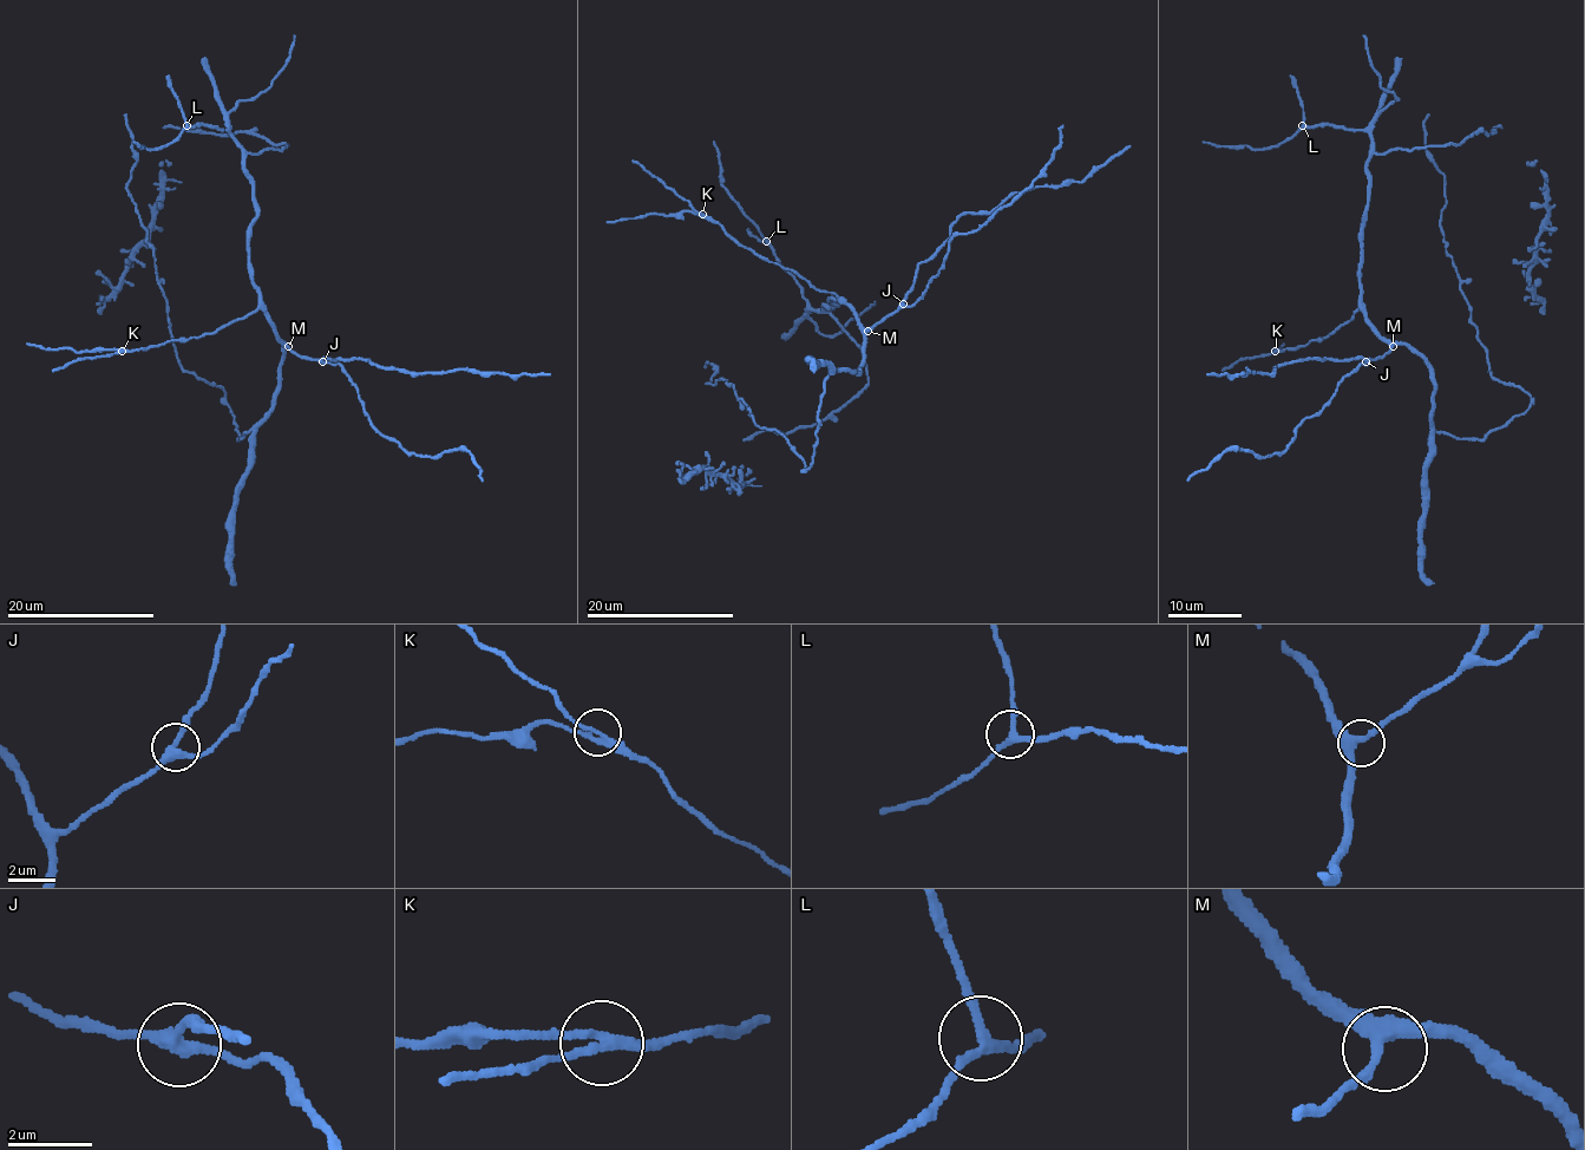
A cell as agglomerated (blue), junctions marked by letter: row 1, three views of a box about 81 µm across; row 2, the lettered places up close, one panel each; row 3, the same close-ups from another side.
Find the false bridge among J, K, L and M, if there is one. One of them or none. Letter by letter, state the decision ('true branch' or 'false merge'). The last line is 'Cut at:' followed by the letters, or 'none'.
J: true branch
K: true branch
L: true branch
M: true branch
Cut at: none

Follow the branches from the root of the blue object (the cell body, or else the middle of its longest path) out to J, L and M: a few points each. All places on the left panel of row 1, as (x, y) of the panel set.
J: (269, 320), (275, 333), (292, 350), (322, 361)
L: (269, 320), (249, 262), (249, 224), (256, 215), (256, 201), (243, 151), (223, 129), (187, 125)
M: (269, 320), (275, 333), (288, 346)

